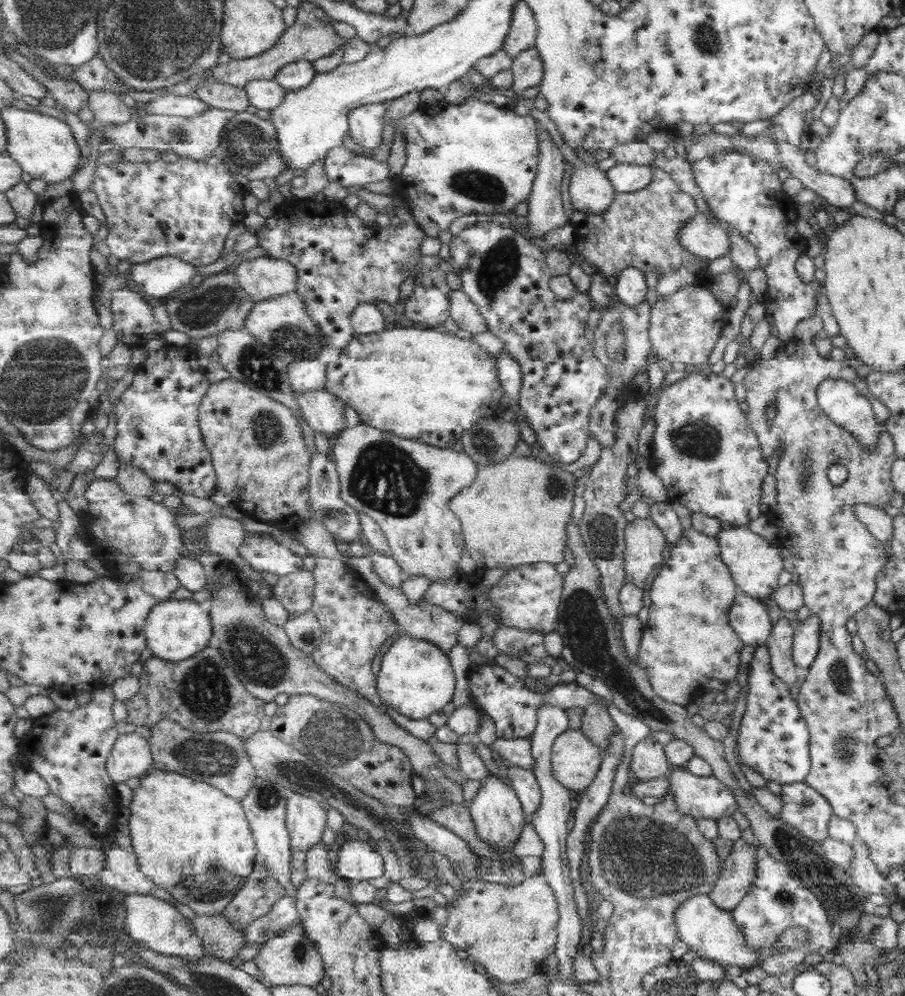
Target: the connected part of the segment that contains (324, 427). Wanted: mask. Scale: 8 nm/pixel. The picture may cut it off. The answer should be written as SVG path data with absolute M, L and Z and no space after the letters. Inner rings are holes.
M326 390L311 392L296 392L299 399L299 412L295 412L297 419L301 416L313 432L333 434L347 428L345 416L345 401Z

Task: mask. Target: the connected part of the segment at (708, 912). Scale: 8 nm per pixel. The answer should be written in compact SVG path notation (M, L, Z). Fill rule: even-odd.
M705 894L693 896L681 904L676 912L677 929L681 940L689 945L699 957L725 966L739 966L739 968L755 968L760 962L759 951L755 951L745 940L744 932L737 927L732 913L725 909L717 908L716 904Z

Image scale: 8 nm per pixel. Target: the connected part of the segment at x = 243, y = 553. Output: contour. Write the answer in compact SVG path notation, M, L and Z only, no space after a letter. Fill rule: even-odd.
M247 533L239 550L239 556L259 573L266 571L284 577L303 569L303 557L279 544L268 533Z

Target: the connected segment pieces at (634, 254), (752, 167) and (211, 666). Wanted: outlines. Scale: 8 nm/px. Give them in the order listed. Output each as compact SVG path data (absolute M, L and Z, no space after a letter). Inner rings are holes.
M655 169L653 182L647 188L639 192L618 192L605 212L588 215L585 220L588 233L577 236L575 249L604 276L617 278L625 268L637 267L645 272L655 269L658 278L664 280L691 260L699 262L699 272L705 272L708 261L693 256L679 240L681 227L699 211L695 198L685 192L669 172Z
M729 150L701 158L693 163L693 169L701 195L709 205L709 214L725 228L739 231L739 235L753 246L758 267L766 276L767 294L775 298L775 302L762 300L761 303L767 314L775 316L775 320L769 319L769 325L772 333L784 343L792 339L791 334L800 319L815 316L815 298L823 287L816 280L801 281L795 271L794 262L799 255L804 255L805 250L805 240L795 231L795 220L798 218L796 202L783 192L777 171L764 161L759 156Z
M205 648L196 656L188 660L174 662L150 657L144 662L140 675L141 688L139 692L124 701L126 706L126 719L124 722L135 725L141 731L148 731L161 720L173 720L183 728L194 732L211 733L218 731L231 732L241 739L252 737L261 729L265 717L264 700L245 688L235 670L229 668L225 656L218 648Z

